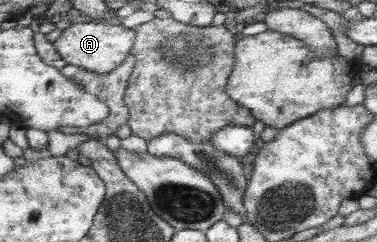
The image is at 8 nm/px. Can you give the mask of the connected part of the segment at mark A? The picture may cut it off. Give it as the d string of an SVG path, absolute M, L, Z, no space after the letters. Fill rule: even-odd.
M73 22L63 30L54 42L57 52L68 63L98 74L109 74L116 71L132 55L137 42L136 30L128 30L120 24L92 24Z

